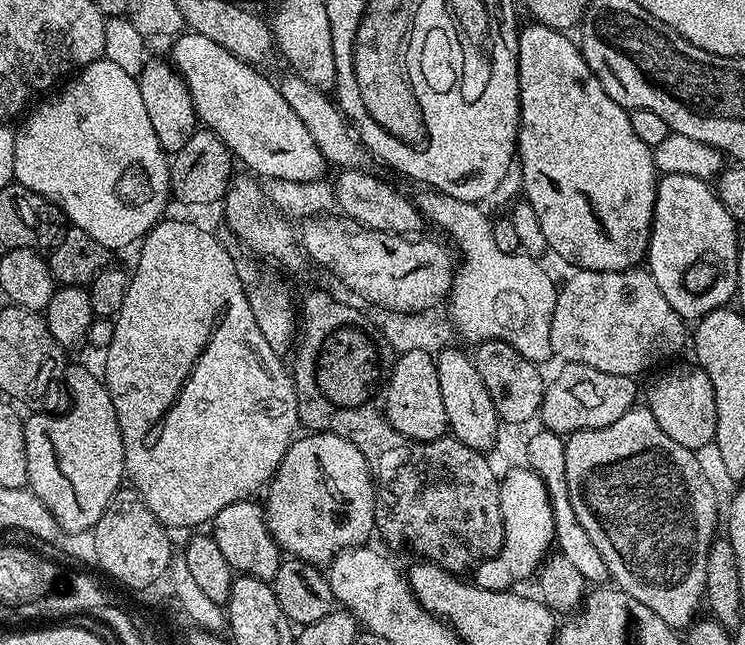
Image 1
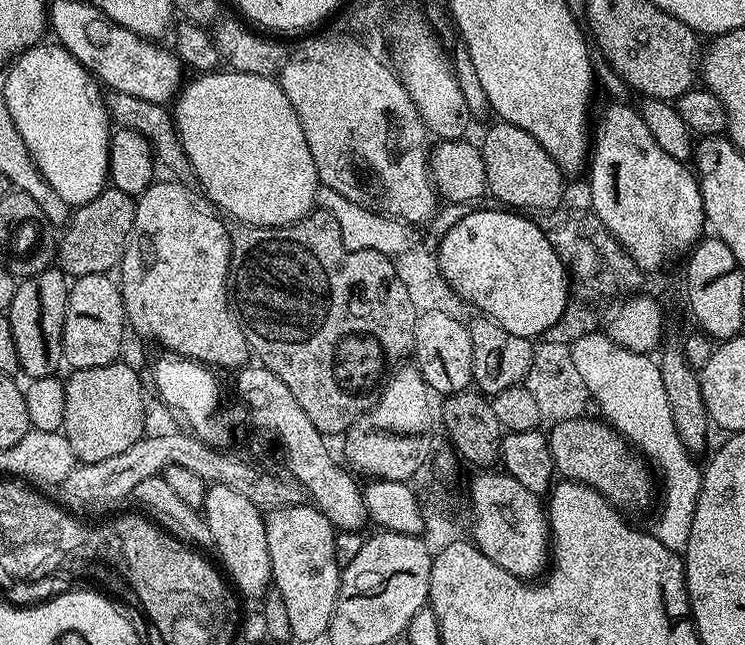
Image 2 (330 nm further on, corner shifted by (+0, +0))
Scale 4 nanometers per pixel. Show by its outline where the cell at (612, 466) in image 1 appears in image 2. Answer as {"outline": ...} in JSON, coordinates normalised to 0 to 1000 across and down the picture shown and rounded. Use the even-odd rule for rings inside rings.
{"outline":[[[805,648],[789,650],[748,651],[740,659],[741,670],[737,668],[734,678],[745,730],[758,744],[773,744],[779,750],[791,750],[797,760],[808,764],[816,774],[817,781],[823,781],[830,791],[872,786],[877,733],[867,724],[858,699],[850,698],[843,684],[820,657]]]}

